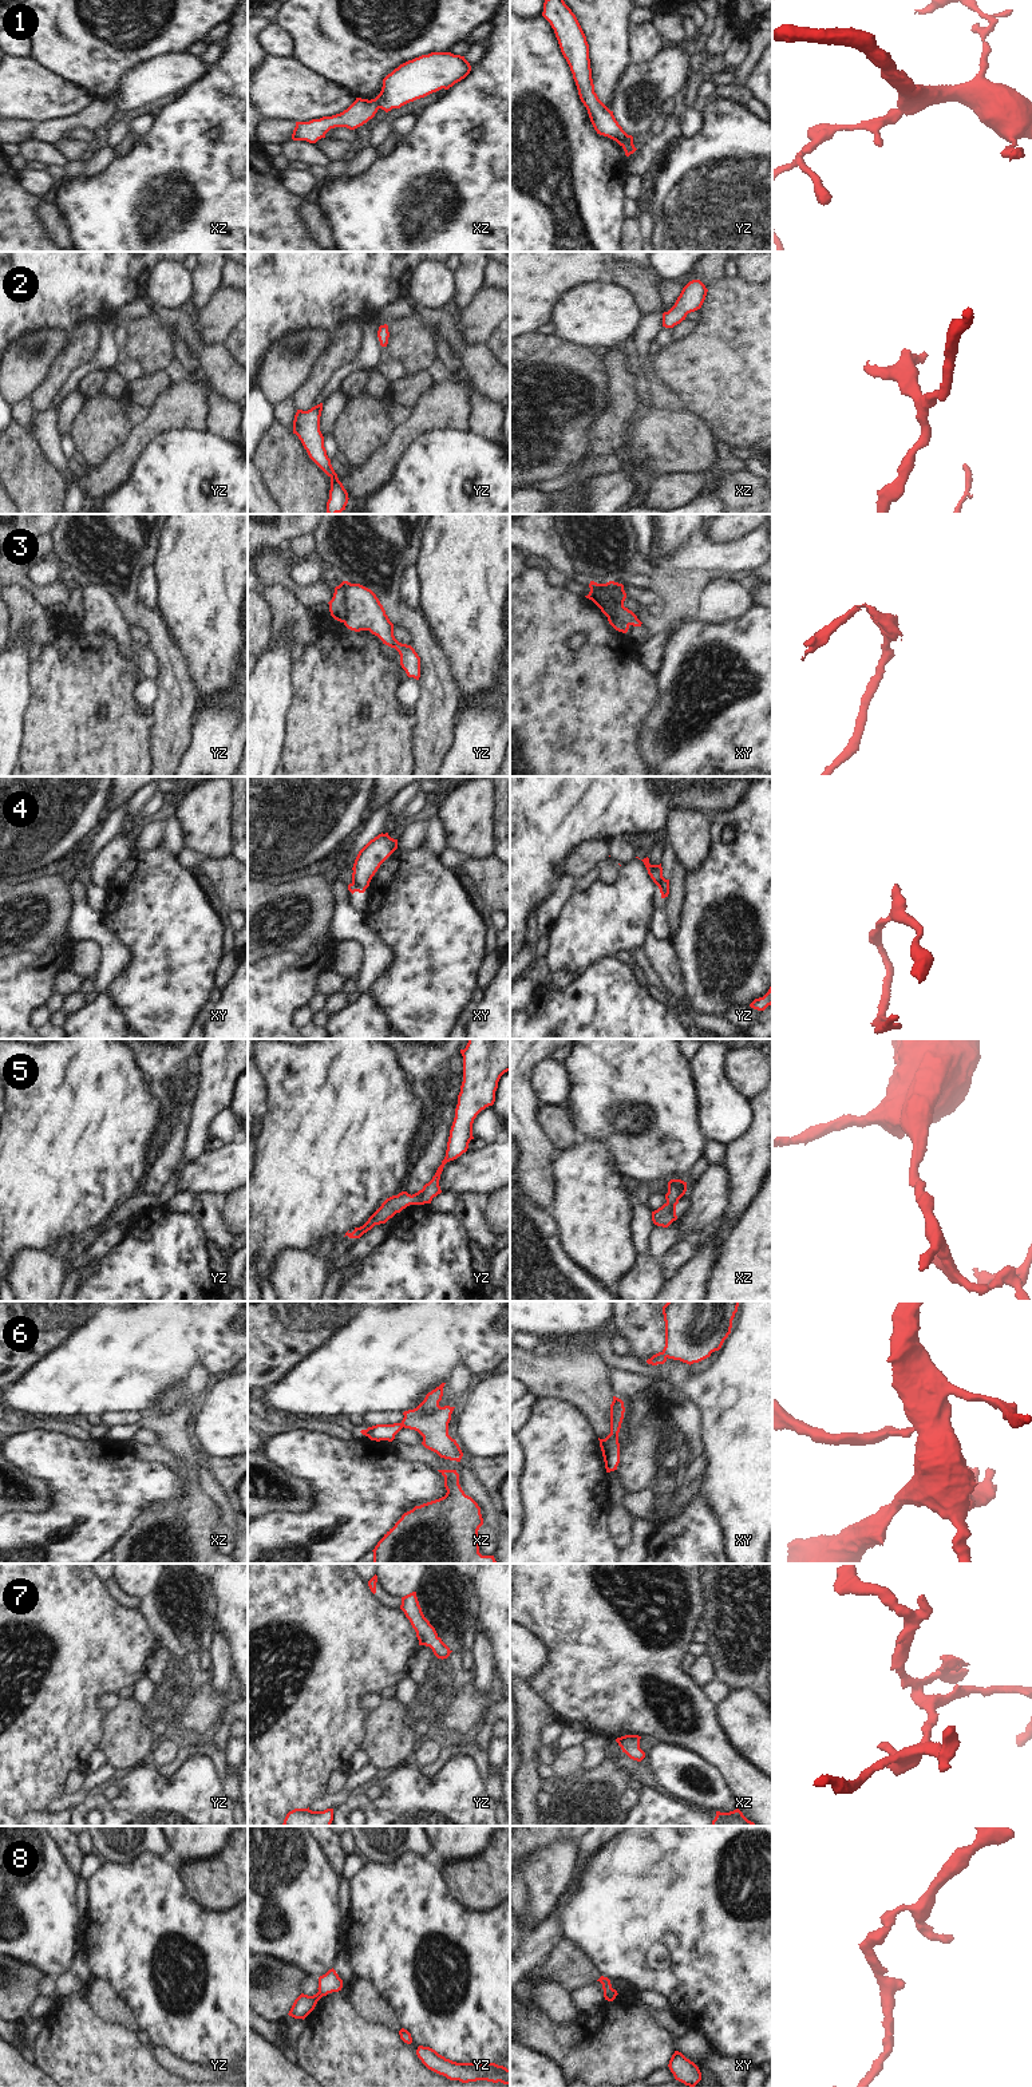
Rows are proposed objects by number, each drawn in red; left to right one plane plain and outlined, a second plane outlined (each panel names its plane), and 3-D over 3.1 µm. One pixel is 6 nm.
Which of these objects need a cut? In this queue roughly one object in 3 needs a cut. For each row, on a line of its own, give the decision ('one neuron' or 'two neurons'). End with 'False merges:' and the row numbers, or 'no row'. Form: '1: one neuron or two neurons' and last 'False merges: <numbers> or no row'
1: two neurons
2: one neuron
3: two neurons
4: one neuron
5: one neuron
6: two neurons
7: one neuron
8: one neuron
False merges: 1, 3, 6

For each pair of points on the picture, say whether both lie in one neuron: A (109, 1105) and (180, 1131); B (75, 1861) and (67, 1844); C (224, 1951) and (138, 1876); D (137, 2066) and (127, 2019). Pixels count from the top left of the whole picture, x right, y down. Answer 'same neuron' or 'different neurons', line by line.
A: different neurons
B: same neuron
C: same neuron
D: different neurons

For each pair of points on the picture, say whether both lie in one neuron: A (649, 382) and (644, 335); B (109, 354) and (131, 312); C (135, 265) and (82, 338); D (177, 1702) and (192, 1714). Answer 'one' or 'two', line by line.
A: one
B: two
C: two
D: two

